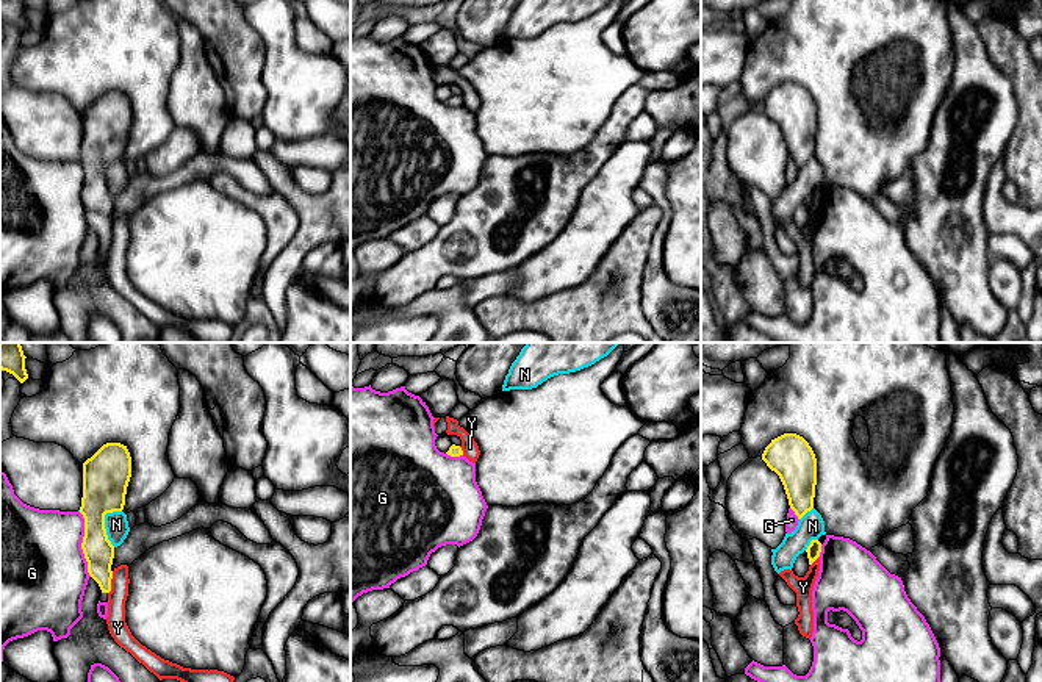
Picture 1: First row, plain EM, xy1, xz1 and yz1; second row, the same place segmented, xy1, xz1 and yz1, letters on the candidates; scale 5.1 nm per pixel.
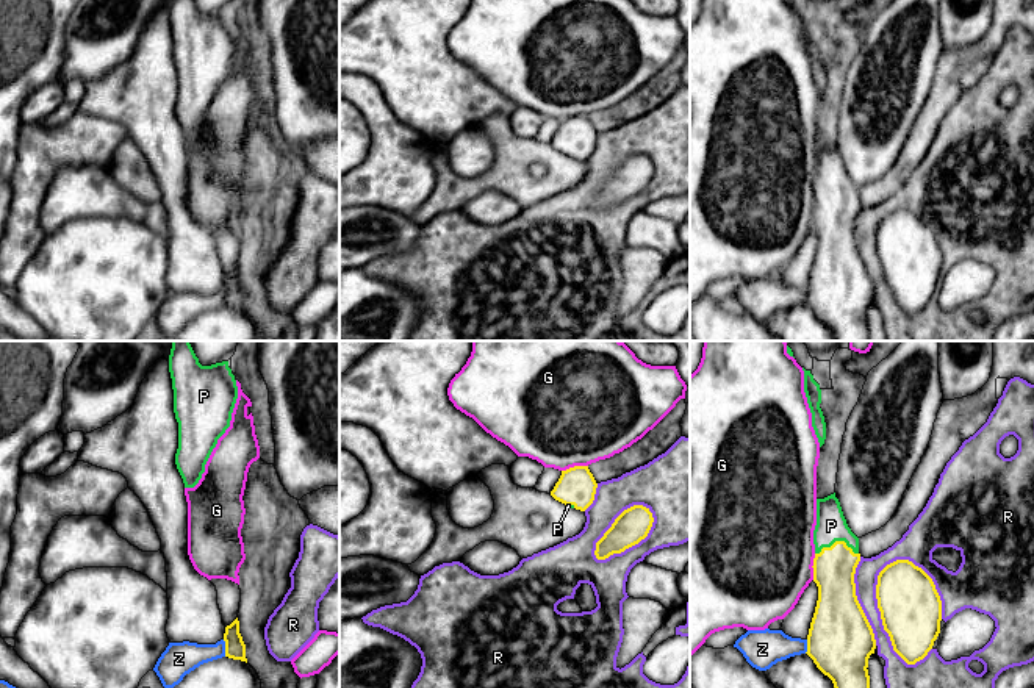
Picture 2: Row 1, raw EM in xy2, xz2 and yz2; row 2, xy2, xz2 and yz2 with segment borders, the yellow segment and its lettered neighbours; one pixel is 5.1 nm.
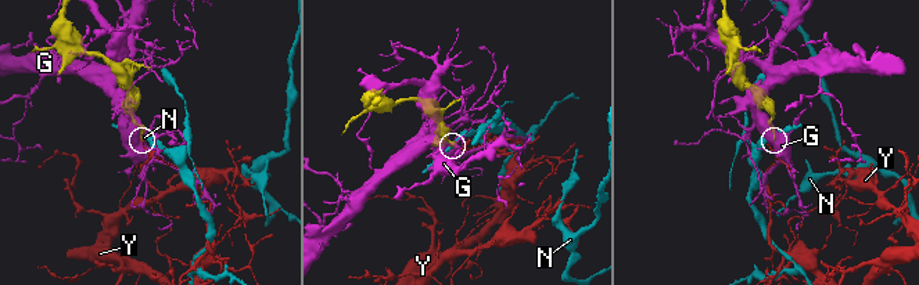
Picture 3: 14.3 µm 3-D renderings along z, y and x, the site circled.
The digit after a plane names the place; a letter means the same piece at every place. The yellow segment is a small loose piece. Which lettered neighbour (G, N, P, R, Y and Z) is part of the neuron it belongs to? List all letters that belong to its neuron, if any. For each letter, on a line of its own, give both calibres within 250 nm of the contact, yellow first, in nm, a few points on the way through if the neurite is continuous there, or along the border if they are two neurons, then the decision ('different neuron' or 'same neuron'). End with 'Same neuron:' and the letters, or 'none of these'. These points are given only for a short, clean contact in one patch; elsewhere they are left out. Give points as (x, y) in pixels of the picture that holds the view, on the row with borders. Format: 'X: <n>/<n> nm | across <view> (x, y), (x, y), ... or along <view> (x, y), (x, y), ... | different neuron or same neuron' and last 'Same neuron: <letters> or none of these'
G: 160/480 nm | different neuron
N: 240/120 nm | along xy1 (121, 510), (105, 515), (105, 534), (114, 546) | different neuron
P: 220/160 nm | across yz2 (834, 568), (836, 541), (831, 535), (831, 526) | same neuron
R: 320/120 nm | different neuron
Y: 160/100 nm | along xy1 (113, 571), (108, 593) | different neuron
Z: 110/170 nm | along xy2 (222, 640), (226, 655) | different neuron
Same neuron: P

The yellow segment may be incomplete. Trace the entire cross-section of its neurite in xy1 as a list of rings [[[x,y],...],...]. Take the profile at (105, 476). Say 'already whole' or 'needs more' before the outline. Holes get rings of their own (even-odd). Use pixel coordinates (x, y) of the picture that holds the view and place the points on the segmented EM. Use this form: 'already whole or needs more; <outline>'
already whole; [[[120,443],[103,444],[83,463],[83,497],[80,513],[84,518],[81,549],[89,576],[102,593],[111,591],[114,546],[108,540],[105,515],[122,512],[131,477],[131,457]]]

